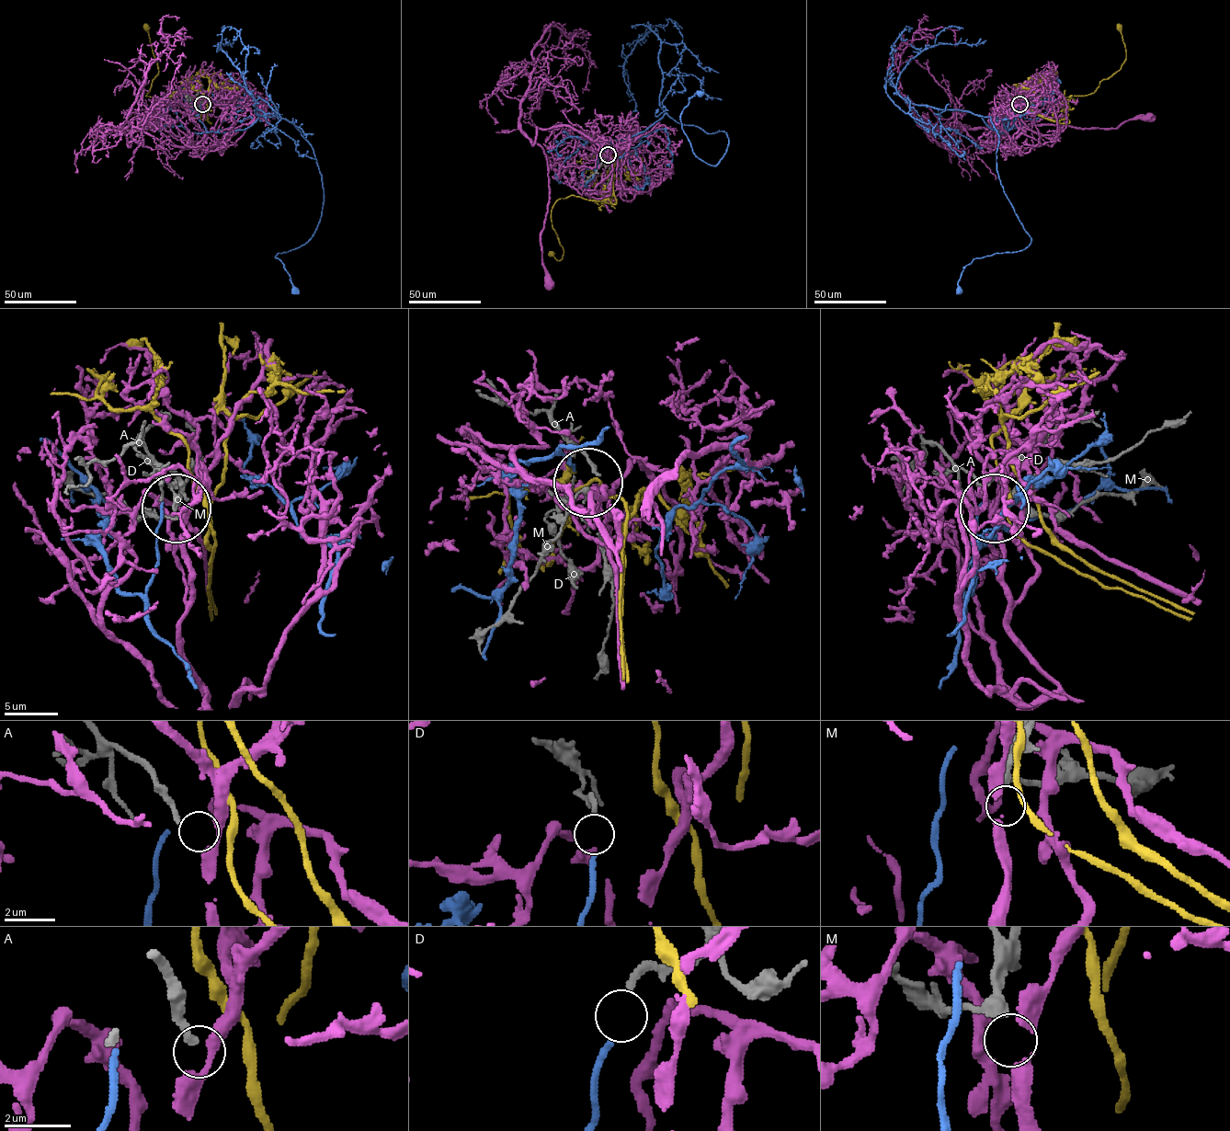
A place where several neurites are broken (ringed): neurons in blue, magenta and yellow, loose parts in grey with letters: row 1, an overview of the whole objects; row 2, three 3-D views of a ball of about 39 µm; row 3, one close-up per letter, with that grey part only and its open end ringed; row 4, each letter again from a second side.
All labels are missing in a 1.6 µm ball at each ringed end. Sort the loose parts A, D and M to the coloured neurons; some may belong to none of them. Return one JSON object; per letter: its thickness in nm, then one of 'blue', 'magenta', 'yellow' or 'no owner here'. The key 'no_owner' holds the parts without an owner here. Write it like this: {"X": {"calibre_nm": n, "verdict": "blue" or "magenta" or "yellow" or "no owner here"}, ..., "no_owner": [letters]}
{"A": {"calibre_nm": 220, "verdict": "magenta"}, "D": {"calibre_nm": 200, "verdict": "blue"}, "M": {"calibre_nm": 320, "verdict": "no owner here"}, "no_owner": ["M"]}

